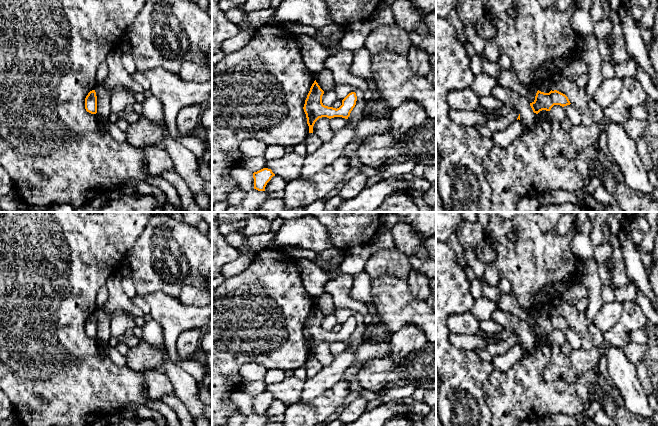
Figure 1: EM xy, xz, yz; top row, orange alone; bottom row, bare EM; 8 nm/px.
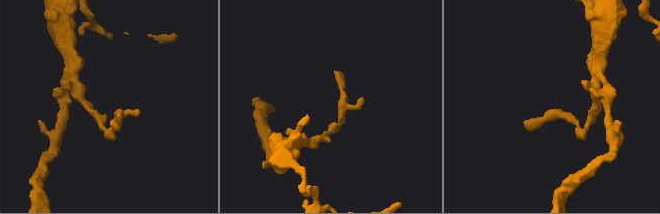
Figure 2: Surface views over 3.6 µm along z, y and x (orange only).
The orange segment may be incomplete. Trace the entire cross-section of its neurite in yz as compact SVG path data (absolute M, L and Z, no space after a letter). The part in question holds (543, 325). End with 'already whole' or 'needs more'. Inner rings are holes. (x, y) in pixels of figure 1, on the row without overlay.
M538 314L535 324L530 327L530 330L533 336L538 338L542 334L550 335L554 329L564 331L570 328L568 321L557 314L551 314L549 317L544 317Z; already whole

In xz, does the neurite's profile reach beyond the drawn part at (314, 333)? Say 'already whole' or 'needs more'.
already whole

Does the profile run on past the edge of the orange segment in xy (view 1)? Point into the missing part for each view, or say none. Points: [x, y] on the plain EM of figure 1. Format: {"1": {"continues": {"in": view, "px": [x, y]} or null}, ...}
{"1": {"continues": null}}

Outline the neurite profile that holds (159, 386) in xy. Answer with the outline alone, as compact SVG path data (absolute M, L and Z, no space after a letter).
M150 369L143 374L151 399L162 401L164 397L175 394L175 388L163 370Z

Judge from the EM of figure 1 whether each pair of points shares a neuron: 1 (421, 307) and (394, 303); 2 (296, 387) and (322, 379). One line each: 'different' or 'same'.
1: same
2: different

